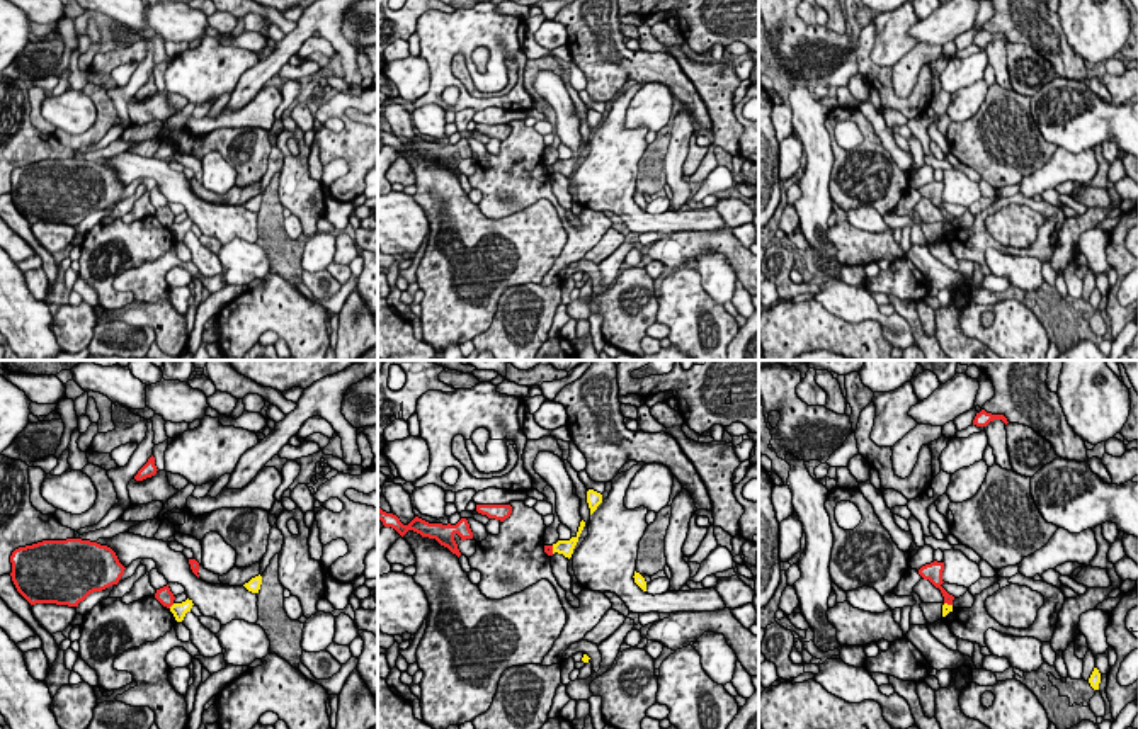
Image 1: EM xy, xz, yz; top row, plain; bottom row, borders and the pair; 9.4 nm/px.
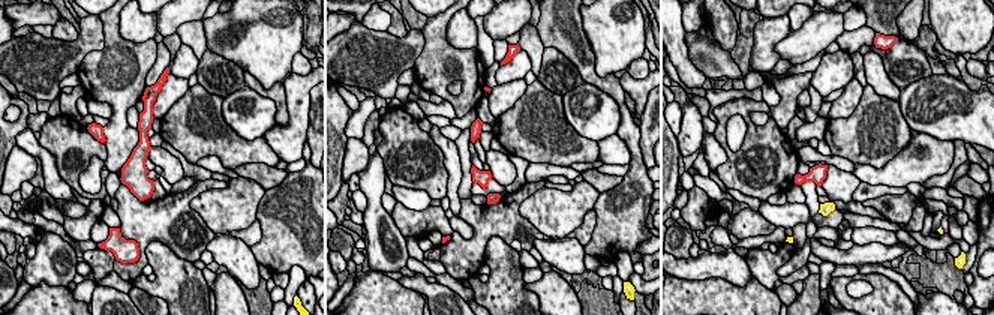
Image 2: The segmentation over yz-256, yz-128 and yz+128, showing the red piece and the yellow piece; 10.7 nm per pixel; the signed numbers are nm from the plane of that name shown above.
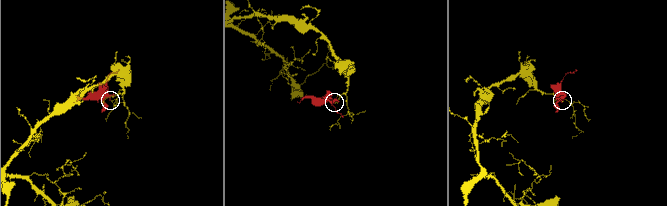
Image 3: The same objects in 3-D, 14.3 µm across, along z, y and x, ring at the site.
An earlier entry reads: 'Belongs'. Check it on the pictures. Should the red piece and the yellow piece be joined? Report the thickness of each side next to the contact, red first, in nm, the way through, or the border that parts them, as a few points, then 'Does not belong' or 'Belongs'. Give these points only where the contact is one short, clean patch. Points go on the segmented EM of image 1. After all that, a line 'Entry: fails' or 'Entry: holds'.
Thickness 160 nm (red) against 140 nm. Boundary: xy (174, 604), (169, 607). Does not belong
Entry: fails

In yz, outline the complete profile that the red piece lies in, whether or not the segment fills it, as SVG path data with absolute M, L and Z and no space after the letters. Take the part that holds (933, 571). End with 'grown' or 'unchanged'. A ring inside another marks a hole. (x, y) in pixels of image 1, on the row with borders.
M930 562L930 564L925 564L919 569L919 574L924 578L924 579L929 579L936 588L941 590L942 596L944 596L944 603L947 605L953 605L953 600L954 596L949 595L941 585L944 583L942 581L942 571L944 571L944 562Z; unchanged

